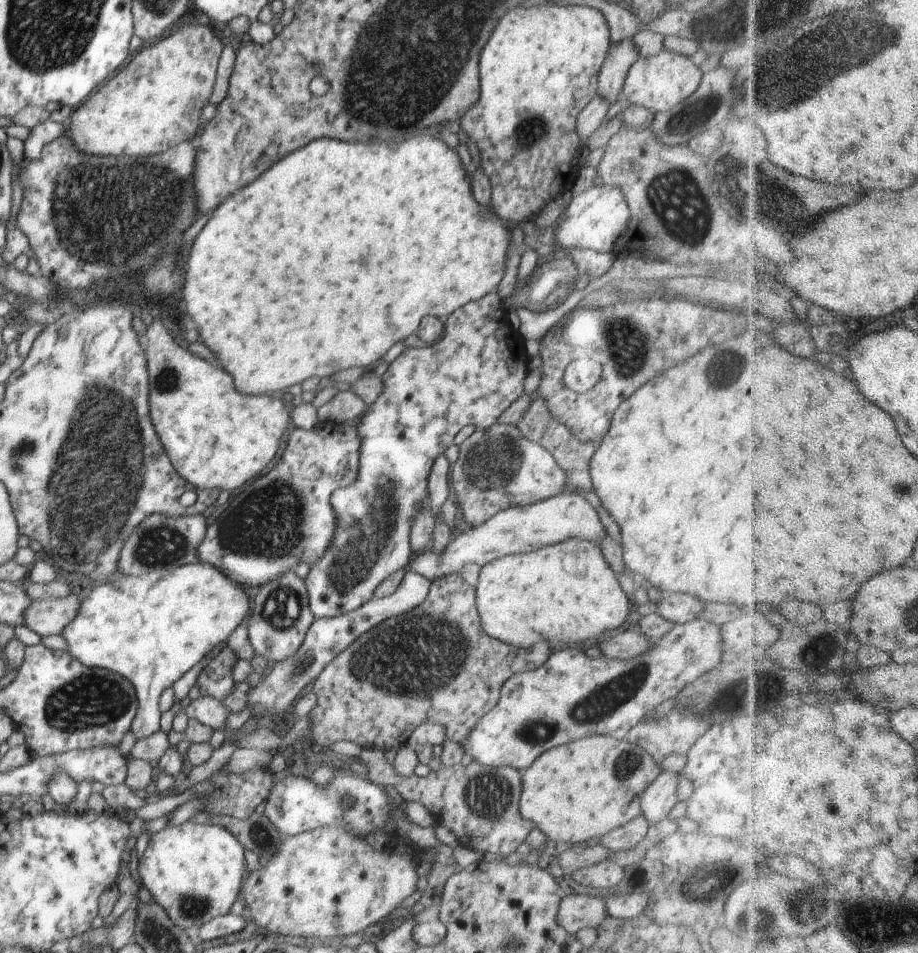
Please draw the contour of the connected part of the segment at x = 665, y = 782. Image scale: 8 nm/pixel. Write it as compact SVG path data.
M660 771L654 782L644 790L642 810L650 824L666 818L677 803L676 787L679 776L672 771Z

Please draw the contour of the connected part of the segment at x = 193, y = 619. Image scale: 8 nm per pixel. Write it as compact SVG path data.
M190 563L174 568L151 570L146 574L117 576L103 584L95 583L77 617L63 630L68 653L90 668L108 669L121 674L134 686L138 698L137 713L129 731L136 740L159 731L162 691L172 687L185 672L198 664L220 642L228 640L236 627L248 619L250 598L243 587L229 579L210 563Z

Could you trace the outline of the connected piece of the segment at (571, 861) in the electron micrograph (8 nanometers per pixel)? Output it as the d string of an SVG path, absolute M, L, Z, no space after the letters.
M575 843L566 849L558 858L559 864L566 872L574 872L576 869L596 865L601 861L608 860L612 850L602 844L593 846L585 843Z

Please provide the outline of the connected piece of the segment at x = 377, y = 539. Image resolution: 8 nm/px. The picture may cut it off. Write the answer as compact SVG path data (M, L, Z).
M498 292L488 293L480 300L469 302L467 305L461 306L448 316L446 324L444 324L444 336L435 343L424 346L424 348L409 347L404 349L401 354L388 365L388 369L381 377L382 386L384 389L375 398L373 403L367 405L367 410L362 414L356 423L355 429L360 437L361 445L359 448L359 463L357 466L357 479L346 487L336 489L330 495L330 504L337 516L337 525L335 526L334 536L329 544L329 547L324 551L324 554L310 565L310 571L303 580L305 582L307 593L309 596L309 607L315 618L322 617L337 617L344 613L352 612L365 602L368 602L374 596L377 586L392 574L399 570L407 570L410 561L412 560L412 550L409 538L411 537L411 526L413 520L422 511L430 511L430 493L428 477L434 464L434 459L444 453L444 451L453 444L454 436L460 432L467 424L474 424L476 429L488 429L490 425L497 422L497 418L504 412L512 402L524 390L524 379L528 372L527 355L525 348L520 341L522 336L518 331L515 331L510 326L508 318L508 310L503 306L502 301L498 298Z

